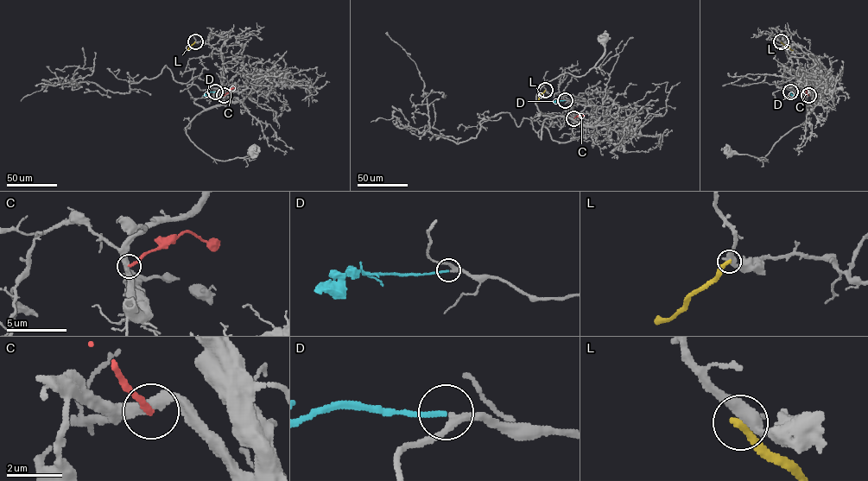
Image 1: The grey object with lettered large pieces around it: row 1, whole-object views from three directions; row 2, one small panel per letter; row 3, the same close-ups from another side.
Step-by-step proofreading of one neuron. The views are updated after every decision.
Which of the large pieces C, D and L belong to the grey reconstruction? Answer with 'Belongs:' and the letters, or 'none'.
Belongs: D

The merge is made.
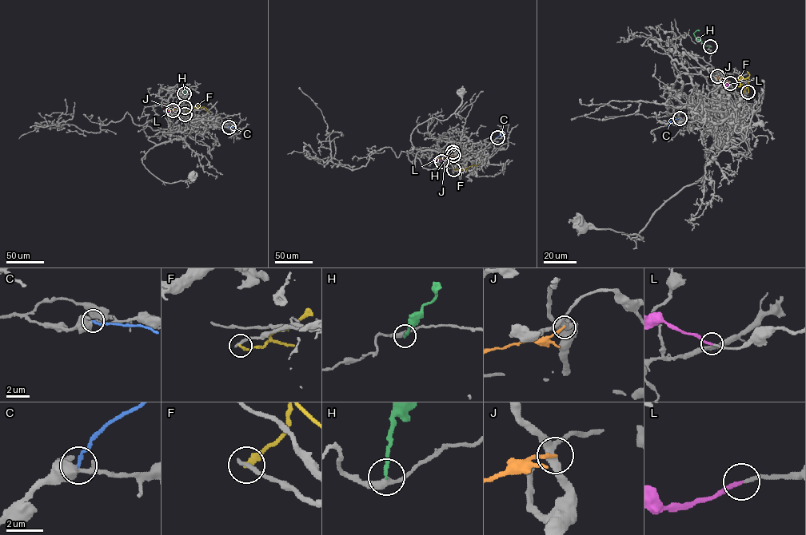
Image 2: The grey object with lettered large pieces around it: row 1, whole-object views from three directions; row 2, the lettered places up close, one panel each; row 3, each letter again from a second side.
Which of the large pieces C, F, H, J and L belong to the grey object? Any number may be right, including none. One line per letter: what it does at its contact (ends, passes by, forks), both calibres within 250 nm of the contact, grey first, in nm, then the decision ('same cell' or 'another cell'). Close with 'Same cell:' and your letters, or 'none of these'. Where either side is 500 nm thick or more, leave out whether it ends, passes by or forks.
C: it ends; calibres 360 and 150 nm; another cell
F: it ends; calibres 280 and 240 nm; another cell
H: it ends; calibres 340 and 160 nm; another cell
J: it ends; calibres 320 and 200 nm; another cell
L: it ends; calibres 180 and 200 nm; same cell
Same cell: L

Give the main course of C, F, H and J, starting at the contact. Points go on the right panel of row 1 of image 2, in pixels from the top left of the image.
C: (680, 118), (672, 119), (668, 125)
F: (748, 92), (748, 77), (743, 78), (739, 76), (740, 85), (736, 88)
H: (710, 46), (696, 37), (693, 33), (699, 30)
J: (717, 76), (724, 83), (728, 81)

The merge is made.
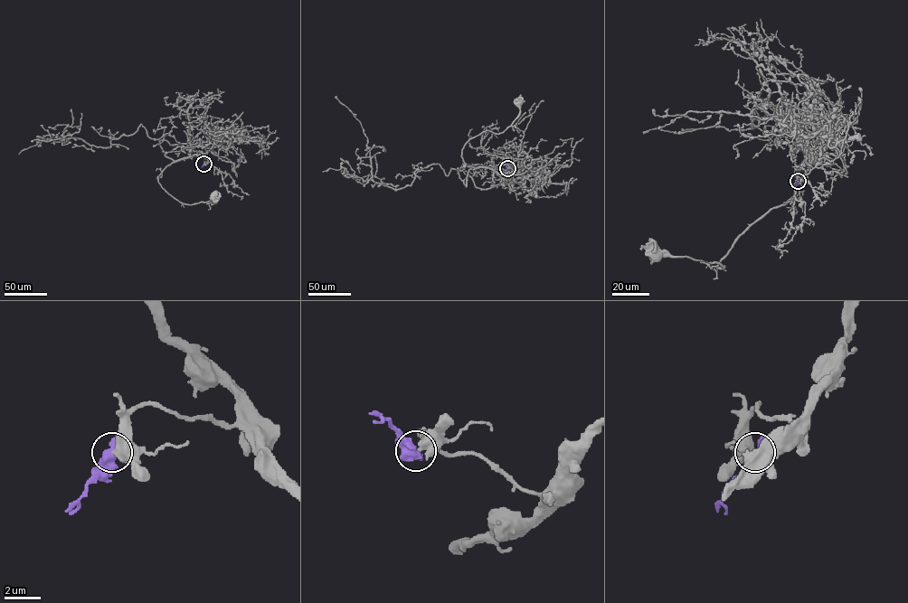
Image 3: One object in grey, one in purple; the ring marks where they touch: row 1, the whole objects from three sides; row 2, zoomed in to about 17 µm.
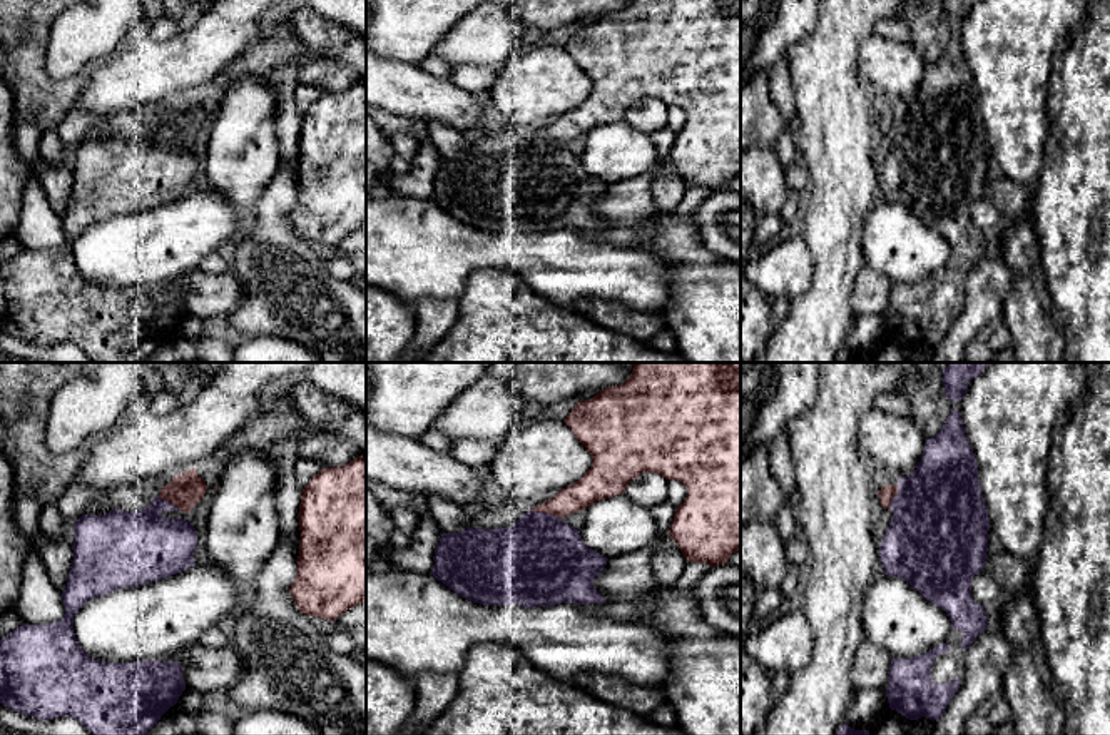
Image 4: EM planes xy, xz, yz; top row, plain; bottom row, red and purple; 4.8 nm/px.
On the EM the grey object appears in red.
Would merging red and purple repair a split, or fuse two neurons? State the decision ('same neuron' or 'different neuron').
different neuron

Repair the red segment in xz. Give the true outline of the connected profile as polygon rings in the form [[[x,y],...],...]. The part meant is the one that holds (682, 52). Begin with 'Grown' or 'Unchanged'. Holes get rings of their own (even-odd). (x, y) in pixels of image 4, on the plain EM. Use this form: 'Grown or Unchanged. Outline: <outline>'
Unchanged. Outline: [[[630,0],[625,8],[578,27],[563,48],[592,80],[592,92],[577,109],[532,137],[565,144],[625,119],[627,110],[642,99],[657,99],[665,105],[680,107],[687,115],[669,155],[687,187],[717,192],[741,177],[741,0]]]

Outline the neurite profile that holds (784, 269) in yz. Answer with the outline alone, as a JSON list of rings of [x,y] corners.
[[[802,236],[769,244],[757,257],[746,257],[744,277],[769,299],[804,294],[812,277],[812,259]]]

